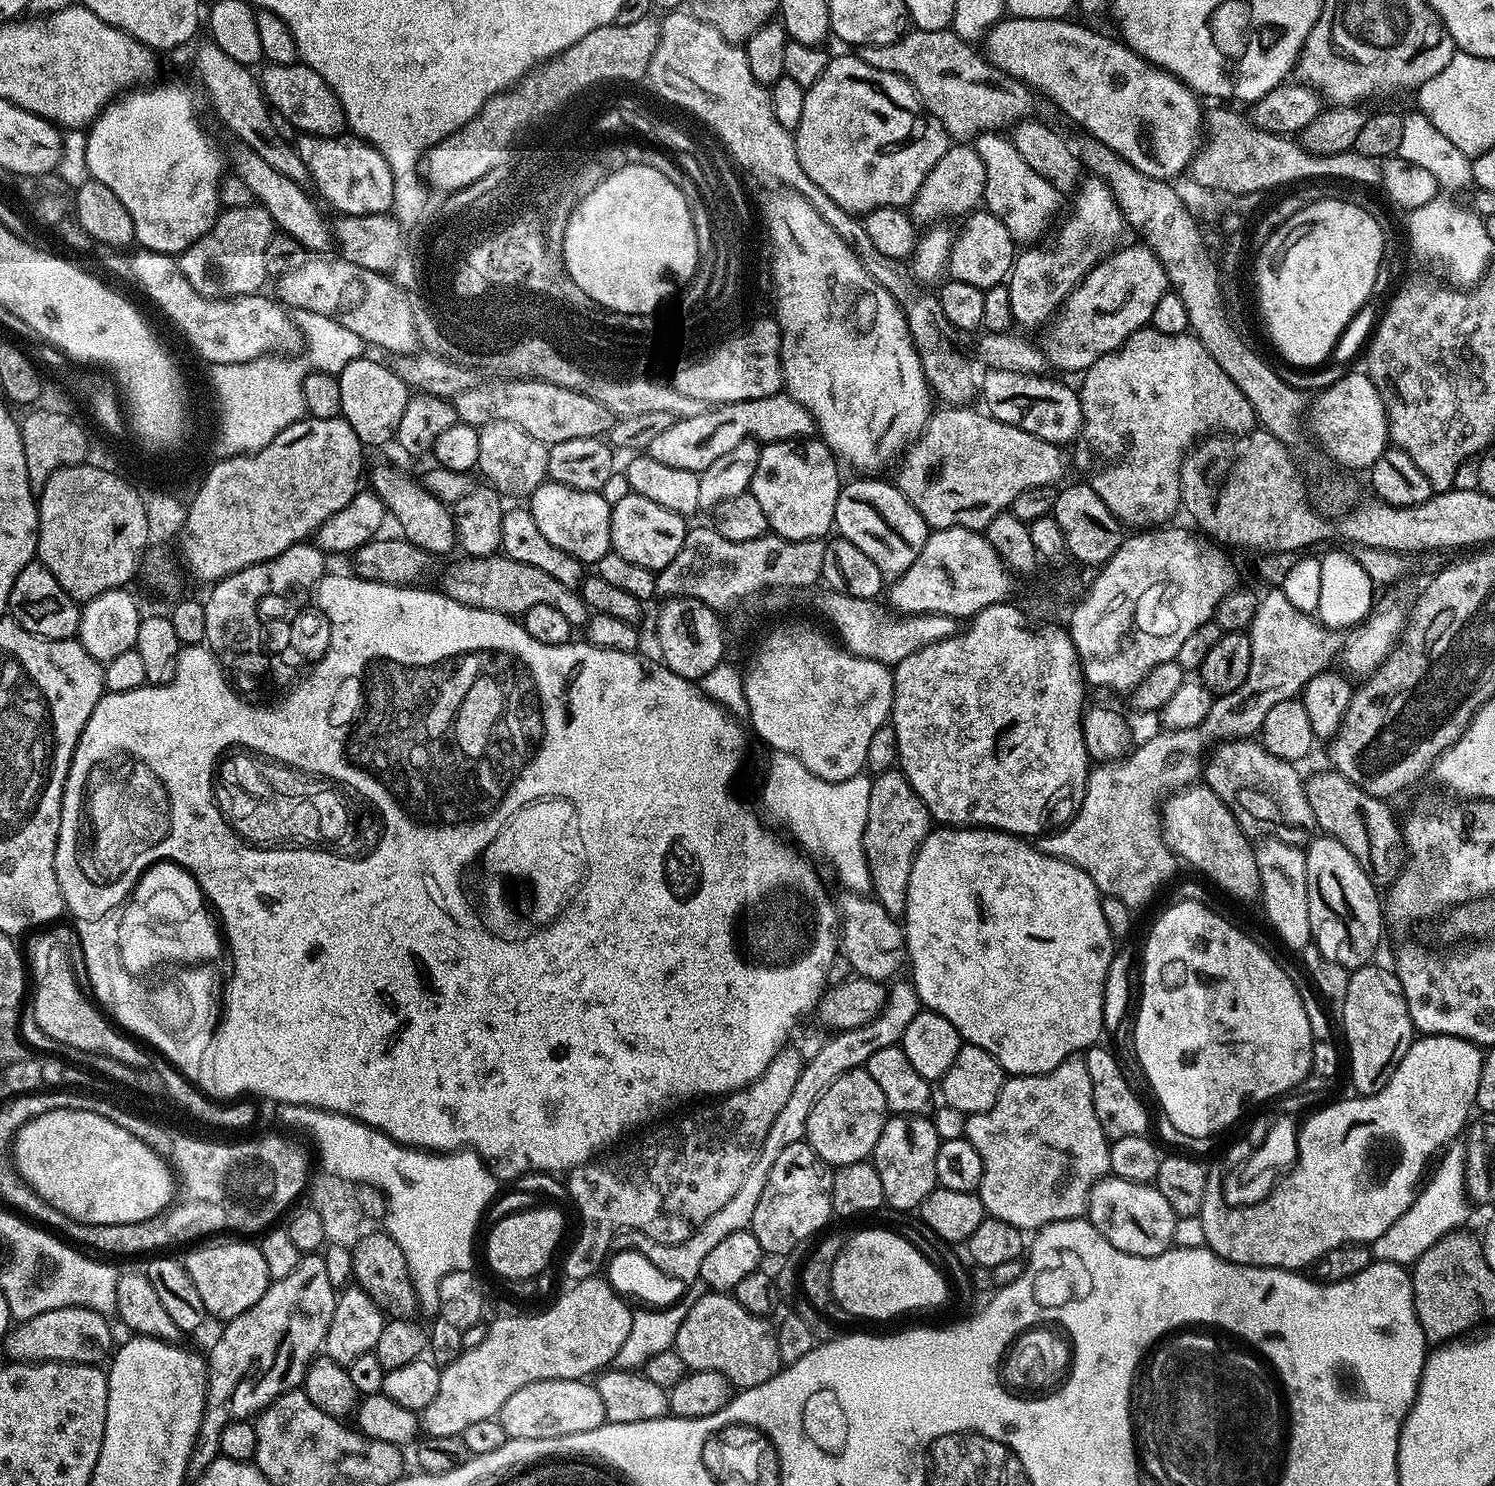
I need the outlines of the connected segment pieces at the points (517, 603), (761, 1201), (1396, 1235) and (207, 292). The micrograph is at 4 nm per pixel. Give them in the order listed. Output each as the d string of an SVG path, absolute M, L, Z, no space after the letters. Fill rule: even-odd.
M497 554L487 558L460 558L448 572L442 585L443 591L452 600L471 608L481 608L513 618L523 617L530 606L554 606L573 626L587 625L590 609L581 593L574 588L562 586L550 574L526 566L526 562L514 562L510 557Z
M804 1140L782 1150L770 1170L770 1178L766 1178L766 1190L762 1190L762 1198L758 1198L758 1207L754 1209L750 1230L754 1238L758 1238L761 1253L784 1256L803 1240L810 1239L828 1219L833 1219L832 1173L830 1165Z
M1460 1142L1453 1143L1451 1146L1443 1149L1439 1160L1435 1167L1431 1169L1427 1179L1423 1181L1422 1187L1417 1191L1414 1202L1406 1210L1406 1214L1402 1214L1402 1218L1398 1218L1398 1222L1394 1222L1394 1226L1390 1226L1390 1230L1386 1230L1378 1239L1371 1241L1372 1255L1377 1261L1411 1266L1415 1264L1417 1258L1423 1252L1430 1250L1430 1246L1437 1244L1444 1236L1449 1236L1457 1230L1463 1229L1465 1227L1464 1223L1469 1223L1470 1192L1467 1187L1464 1189L1464 1176L1466 1180L1465 1145Z
M263 206L251 208L224 208L217 216L214 226L198 242L194 242L185 252L179 253L180 273L190 282L190 286L205 296L207 300L233 300L236 296L254 296L261 291L264 280L269 279L266 270L266 246L274 235L274 225L270 214Z

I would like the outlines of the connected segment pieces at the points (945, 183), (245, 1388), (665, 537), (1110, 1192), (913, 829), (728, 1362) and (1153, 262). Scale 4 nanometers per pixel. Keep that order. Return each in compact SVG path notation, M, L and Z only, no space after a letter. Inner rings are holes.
M956 142L949 147L946 154L938 160L938 166L927 175L918 194L910 205L913 220L936 222L939 216L967 217L973 210L981 207L986 190L986 166L978 158L975 147L968 142Z
M304 1254L291 1274L269 1283L266 1294L250 1310L223 1325L224 1333L206 1356L208 1393L201 1422L204 1432L216 1432L216 1428L235 1420L255 1417L283 1392L303 1385L309 1364L323 1349L337 1295L326 1274L323 1255Z
M633 491L622 498L622 502L612 505L611 551L622 554L622 558L627 558L637 566L646 566L651 572L657 573L674 562L674 554L682 550L688 529L685 517L674 514L674 510L666 510L666 506L658 506L658 502L650 502L650 498L642 498Z
M1109 1175L1099 1180L1088 1195L1087 1219L1104 1235L1106 1242L1131 1256L1161 1256L1173 1247L1175 1224L1178 1219L1175 1210L1162 1198L1152 1184L1126 1182Z
M889 770L879 773L872 780L870 810L866 810L864 857L870 870L871 895L894 918L904 915L910 866L914 866L914 858L933 824L932 815L928 813L922 798L918 798L903 772Z
M708 1290L690 1306L686 1318L682 1318L674 1349L688 1370L717 1372L737 1389L753 1388L775 1376L782 1367L772 1322L758 1314L750 1314L746 1306L737 1302L735 1295Z
M1137 242L1124 247L1117 247L1068 296L1055 322L1047 329L1048 341L1043 341L1042 347L1051 365L1083 374L1102 354L1122 347L1130 334L1151 321L1158 298L1169 291L1168 274L1147 244Z

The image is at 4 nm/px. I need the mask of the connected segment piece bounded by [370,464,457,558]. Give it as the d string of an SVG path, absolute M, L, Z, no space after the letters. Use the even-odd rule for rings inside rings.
M376 464L372 468L371 491L383 502L385 509L396 519L401 528L403 539L414 546L432 553L433 557L440 558L447 554L451 548L457 547L456 522L449 505L443 504L434 494L430 494L419 479L407 476L388 464Z

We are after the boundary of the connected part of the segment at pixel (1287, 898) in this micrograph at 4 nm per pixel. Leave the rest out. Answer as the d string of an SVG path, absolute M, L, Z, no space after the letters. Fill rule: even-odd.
M1264 838L1261 844L1255 845L1258 874L1260 875L1260 896L1264 900L1264 912L1276 931L1276 936L1288 948L1301 950L1312 943L1310 930L1310 902L1308 901L1308 887L1306 886L1306 858L1305 849L1295 844L1287 844L1275 838Z

